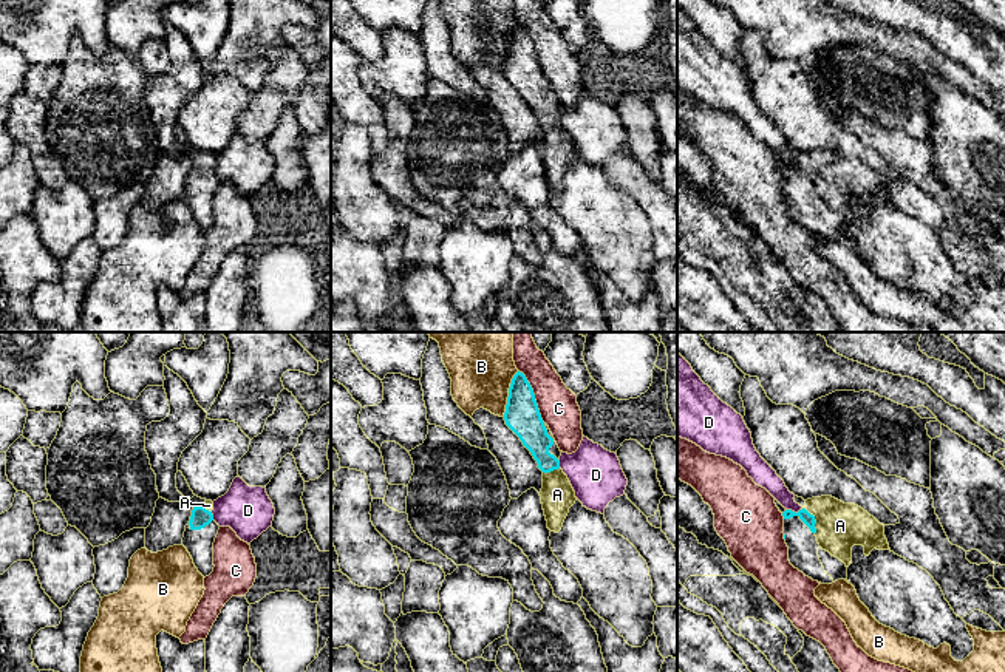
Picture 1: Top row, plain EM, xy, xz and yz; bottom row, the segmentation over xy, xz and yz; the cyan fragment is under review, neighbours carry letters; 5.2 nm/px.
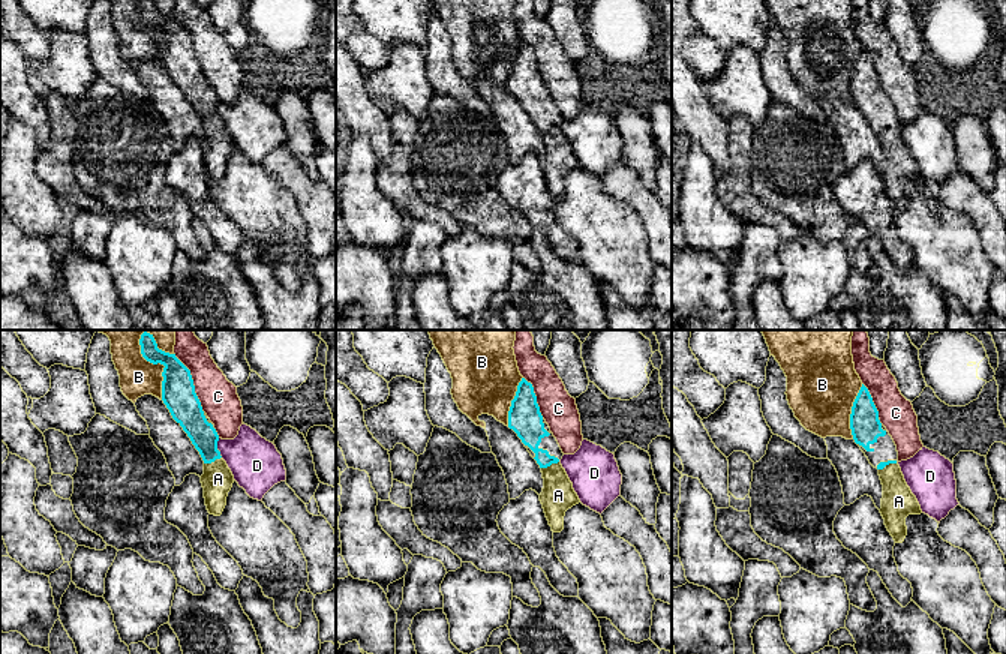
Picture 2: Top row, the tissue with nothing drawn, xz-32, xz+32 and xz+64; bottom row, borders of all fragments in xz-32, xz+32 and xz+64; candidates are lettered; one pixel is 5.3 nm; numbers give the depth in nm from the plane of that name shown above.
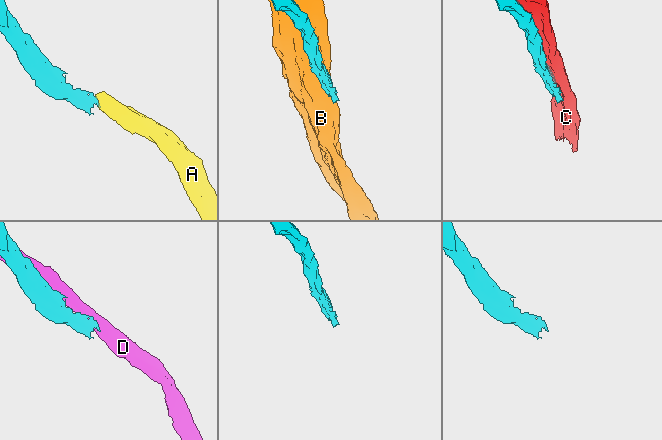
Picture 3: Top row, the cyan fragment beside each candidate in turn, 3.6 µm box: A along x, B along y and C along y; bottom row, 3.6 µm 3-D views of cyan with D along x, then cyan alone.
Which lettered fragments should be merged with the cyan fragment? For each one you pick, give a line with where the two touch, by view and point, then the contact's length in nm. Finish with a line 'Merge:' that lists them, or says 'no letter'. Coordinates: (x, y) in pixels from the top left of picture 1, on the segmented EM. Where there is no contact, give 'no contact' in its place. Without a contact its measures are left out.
A: contact yz (815, 521); length 160 nm
Merge: A

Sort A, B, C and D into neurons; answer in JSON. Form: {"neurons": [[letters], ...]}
{"neurons": [["A"], ["B"], ["C"], ["D"]]}

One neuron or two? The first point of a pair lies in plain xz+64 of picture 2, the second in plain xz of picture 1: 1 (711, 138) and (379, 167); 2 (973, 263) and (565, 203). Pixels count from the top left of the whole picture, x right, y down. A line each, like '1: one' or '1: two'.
1: two
2: one

